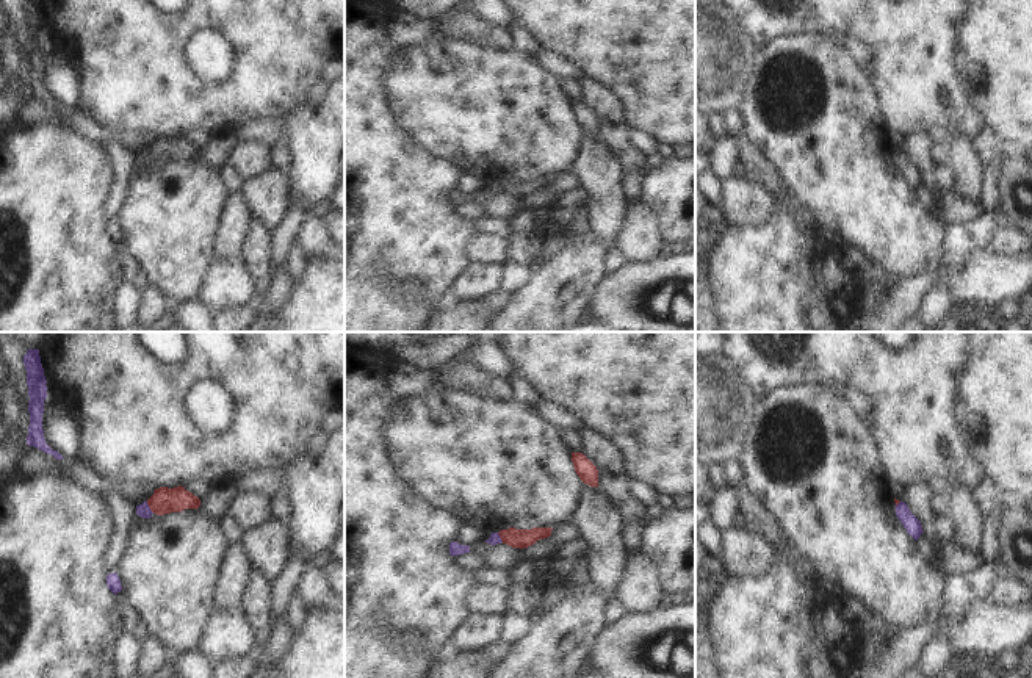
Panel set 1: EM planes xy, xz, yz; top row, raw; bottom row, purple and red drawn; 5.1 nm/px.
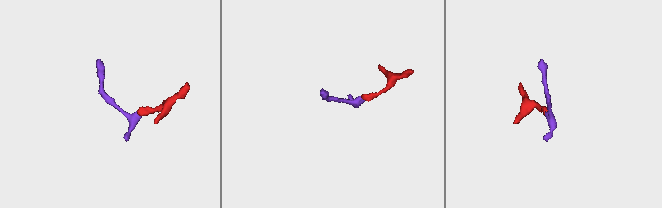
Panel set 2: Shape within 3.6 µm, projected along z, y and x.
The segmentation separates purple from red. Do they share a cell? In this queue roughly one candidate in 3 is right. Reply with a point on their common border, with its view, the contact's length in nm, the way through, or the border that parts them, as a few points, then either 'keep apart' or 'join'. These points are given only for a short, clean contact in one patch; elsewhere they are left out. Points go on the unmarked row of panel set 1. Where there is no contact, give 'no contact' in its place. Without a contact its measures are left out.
xy (149, 157) | 80 nm | across xy (143, 158), (149, 157), (165, 149) | join

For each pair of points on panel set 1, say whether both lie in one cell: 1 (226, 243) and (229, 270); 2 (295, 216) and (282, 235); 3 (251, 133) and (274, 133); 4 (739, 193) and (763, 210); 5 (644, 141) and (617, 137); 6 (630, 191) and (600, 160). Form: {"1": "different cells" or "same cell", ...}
{"1": "different cells", "2": "same cell", "3": "same cell", "4": "same cell", "5": "different cells", "6": "different cells"}

